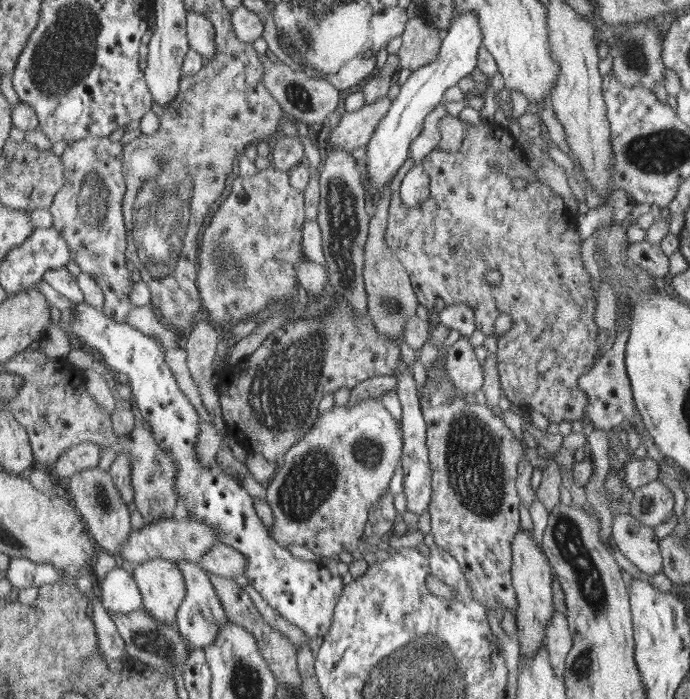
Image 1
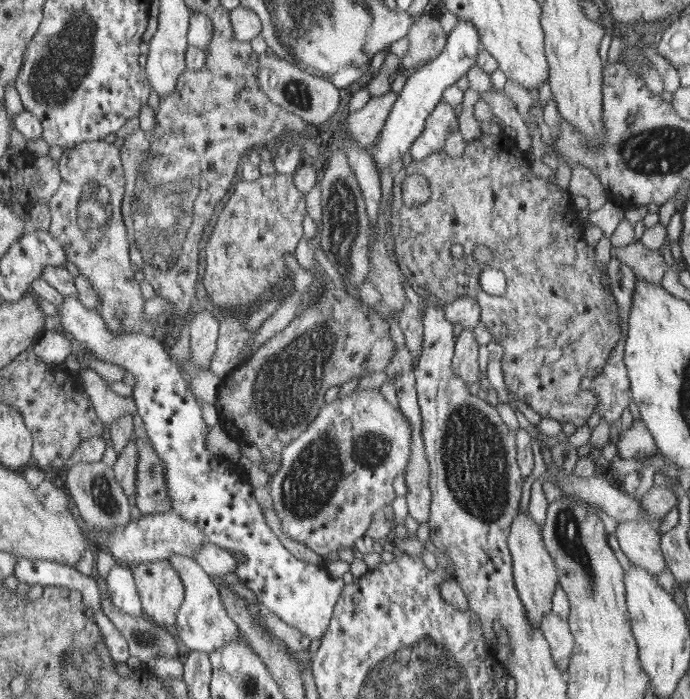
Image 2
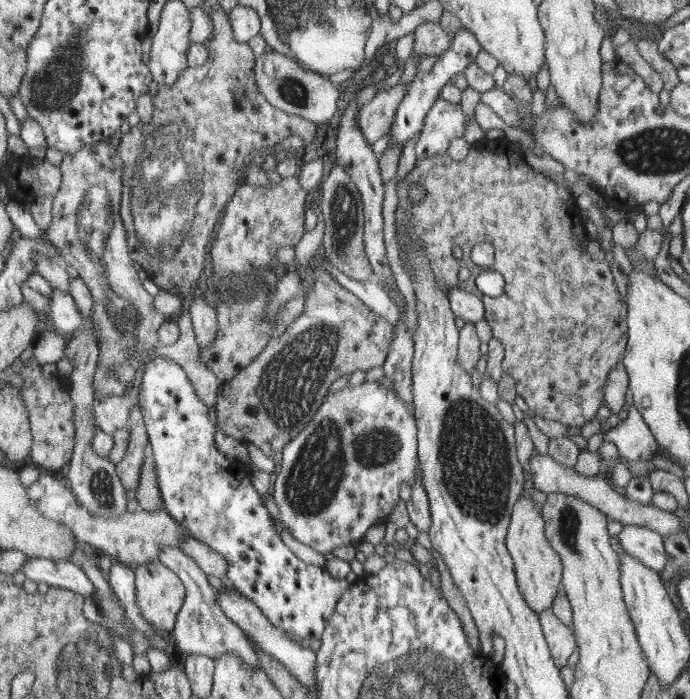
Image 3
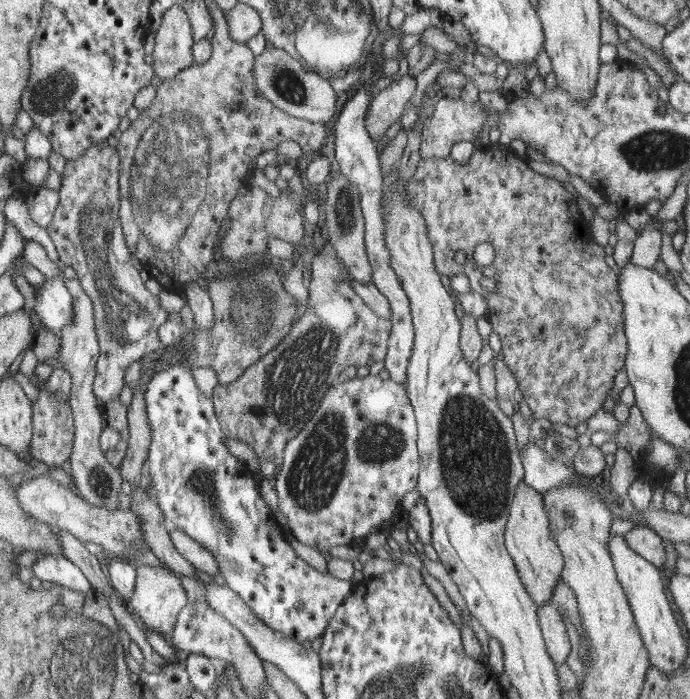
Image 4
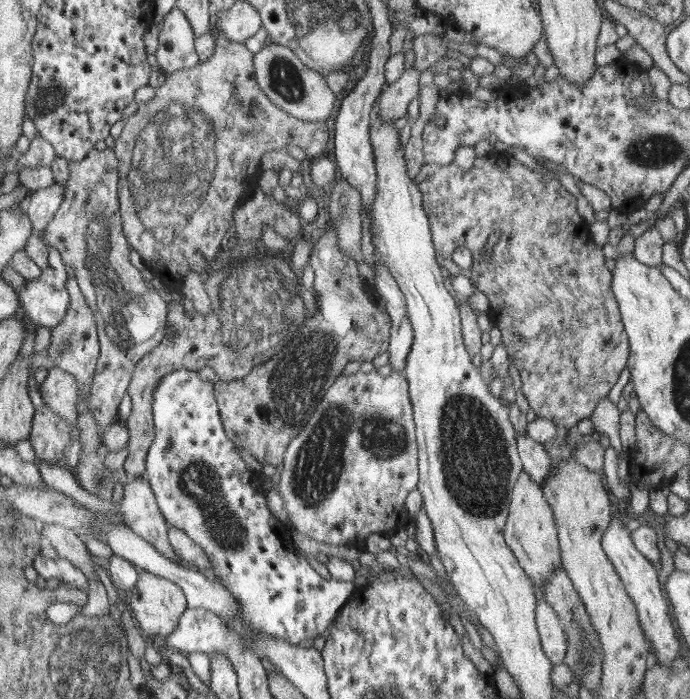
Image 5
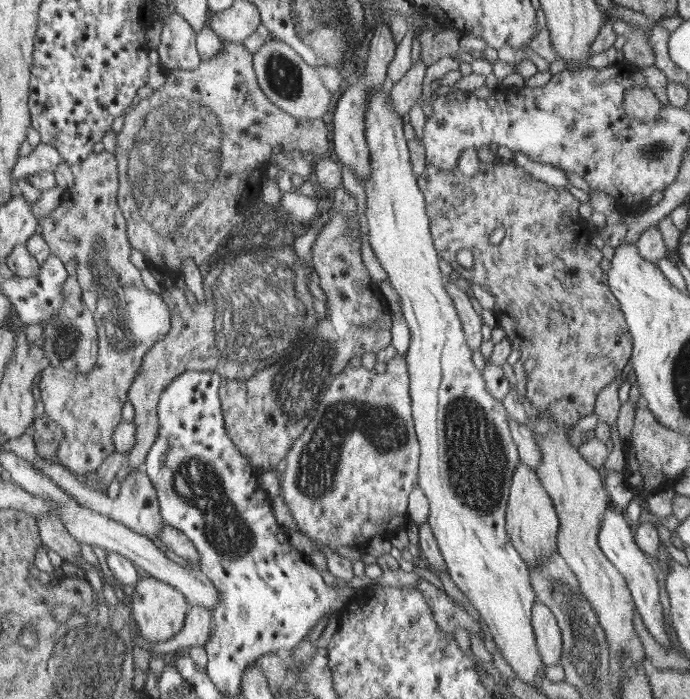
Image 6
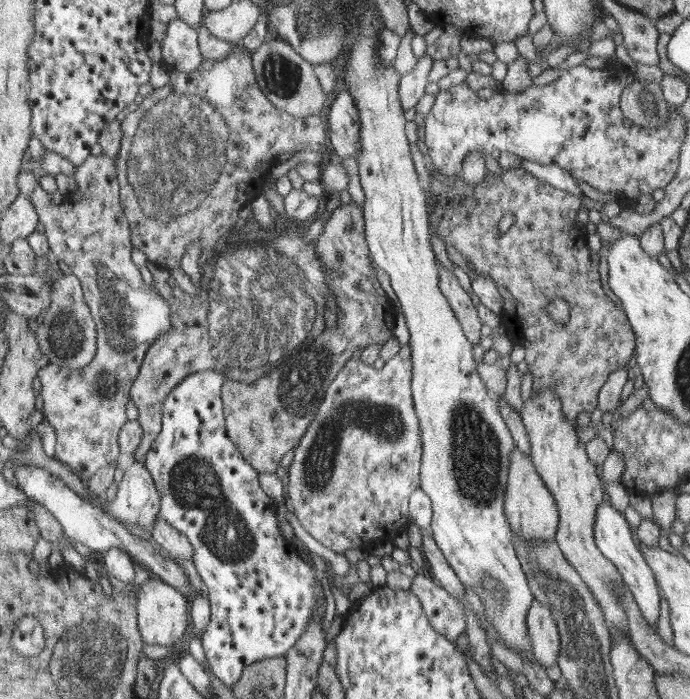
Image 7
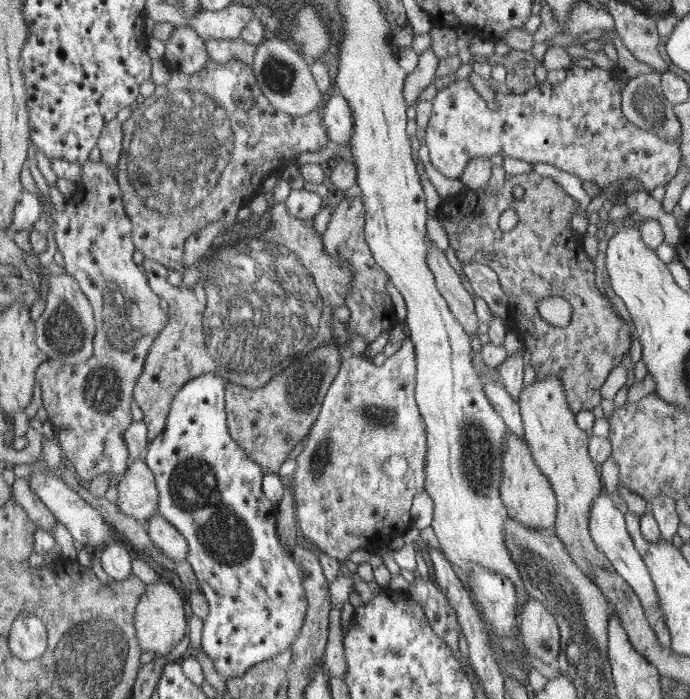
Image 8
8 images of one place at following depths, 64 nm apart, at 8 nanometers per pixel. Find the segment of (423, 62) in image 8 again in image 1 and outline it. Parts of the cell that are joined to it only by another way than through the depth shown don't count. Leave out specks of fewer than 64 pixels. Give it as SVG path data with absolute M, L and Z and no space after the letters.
M385 95L371 104L364 104L353 112L345 111L337 125L329 133L331 150L351 151L359 146L366 146L377 123L388 111L389 105L390 100Z

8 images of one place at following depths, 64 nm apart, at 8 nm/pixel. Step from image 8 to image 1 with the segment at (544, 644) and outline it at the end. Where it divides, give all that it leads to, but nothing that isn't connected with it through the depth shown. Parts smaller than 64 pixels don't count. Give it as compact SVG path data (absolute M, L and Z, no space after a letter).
M555 613L550 616L550 622L547 623L545 630L544 644L548 650L551 670L555 672L555 676L561 677L566 664L566 656L573 646L573 634L570 632L565 614Z

